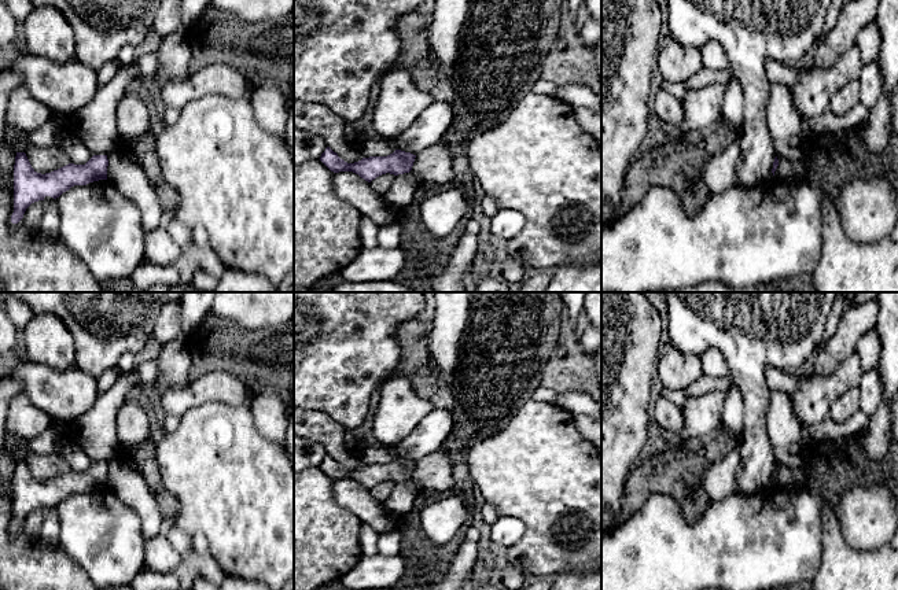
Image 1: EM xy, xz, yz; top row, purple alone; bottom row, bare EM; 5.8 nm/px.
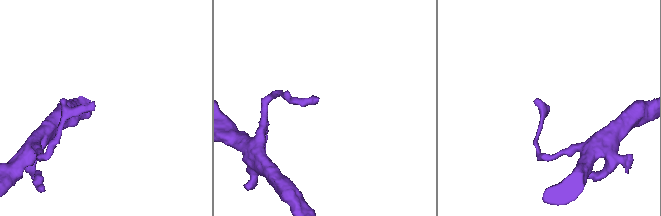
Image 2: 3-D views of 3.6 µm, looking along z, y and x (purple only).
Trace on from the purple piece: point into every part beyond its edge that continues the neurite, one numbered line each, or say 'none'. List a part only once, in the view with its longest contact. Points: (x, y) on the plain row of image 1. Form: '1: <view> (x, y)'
none

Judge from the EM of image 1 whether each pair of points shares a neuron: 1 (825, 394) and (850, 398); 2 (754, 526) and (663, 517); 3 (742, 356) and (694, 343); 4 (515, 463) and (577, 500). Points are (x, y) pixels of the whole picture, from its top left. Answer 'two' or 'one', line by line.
1: two
2: one
3: one
4: one

